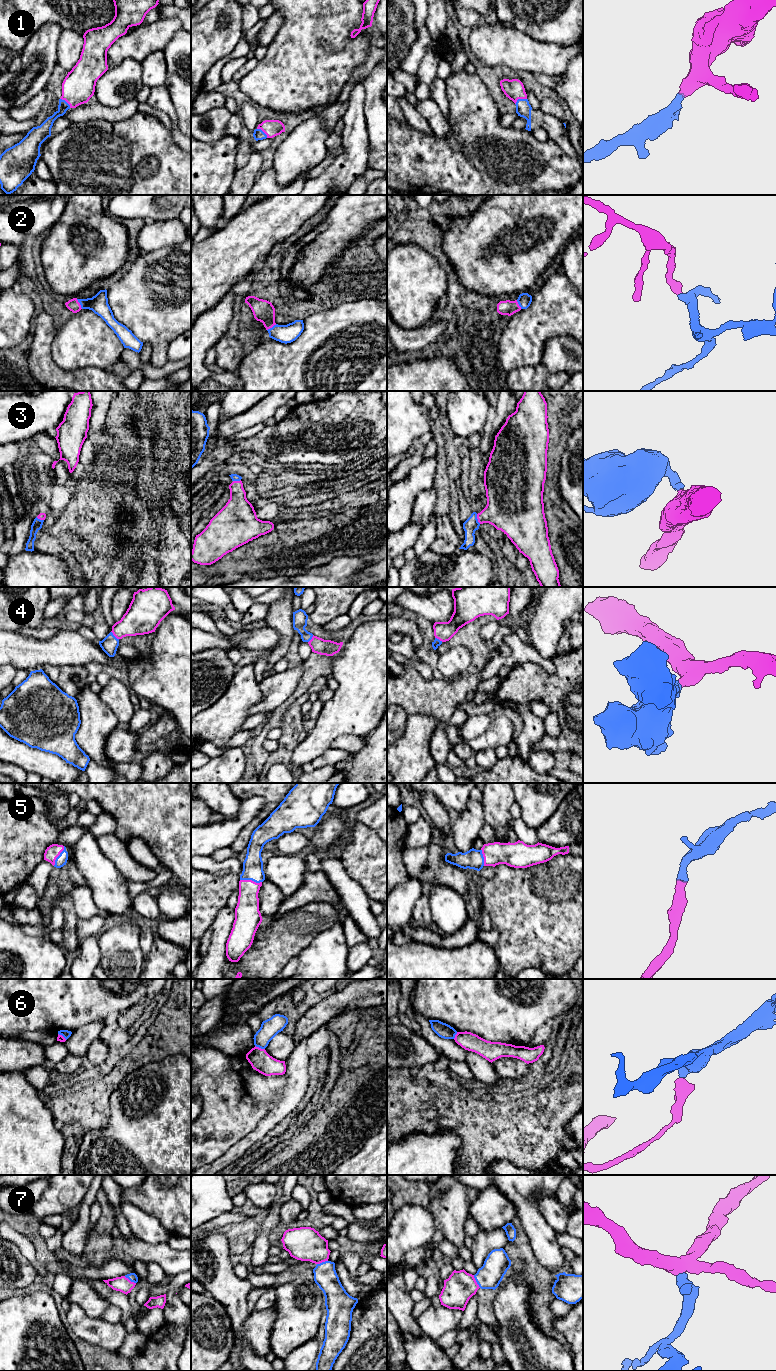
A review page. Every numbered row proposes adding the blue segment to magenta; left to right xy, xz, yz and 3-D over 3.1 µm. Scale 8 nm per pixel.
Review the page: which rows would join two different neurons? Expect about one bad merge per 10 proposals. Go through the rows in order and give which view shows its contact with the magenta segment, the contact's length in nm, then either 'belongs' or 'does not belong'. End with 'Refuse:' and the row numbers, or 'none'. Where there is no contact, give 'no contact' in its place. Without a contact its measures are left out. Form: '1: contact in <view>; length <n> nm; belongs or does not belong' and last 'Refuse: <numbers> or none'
1: contact in yz; length 110 nm; belongs
2: contact in xy; length 90 nm; belongs
3: contact in yz; length 90 nm; belongs
4: contact in xy; length 90 nm; belongs
5: contact in xz; length 180 nm; belongs
6: contact in xz; length 90 nm; does not belong
7: contact in yz; length 120 nm; belongs
Refuse: 6

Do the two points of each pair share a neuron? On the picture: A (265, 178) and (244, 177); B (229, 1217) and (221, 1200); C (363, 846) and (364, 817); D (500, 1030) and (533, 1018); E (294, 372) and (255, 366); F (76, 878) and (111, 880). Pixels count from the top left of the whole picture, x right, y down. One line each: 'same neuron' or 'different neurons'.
A: different neurons
B: different neurons
C: different neurons
D: same neuron
E: same neuron
F: different neurons

